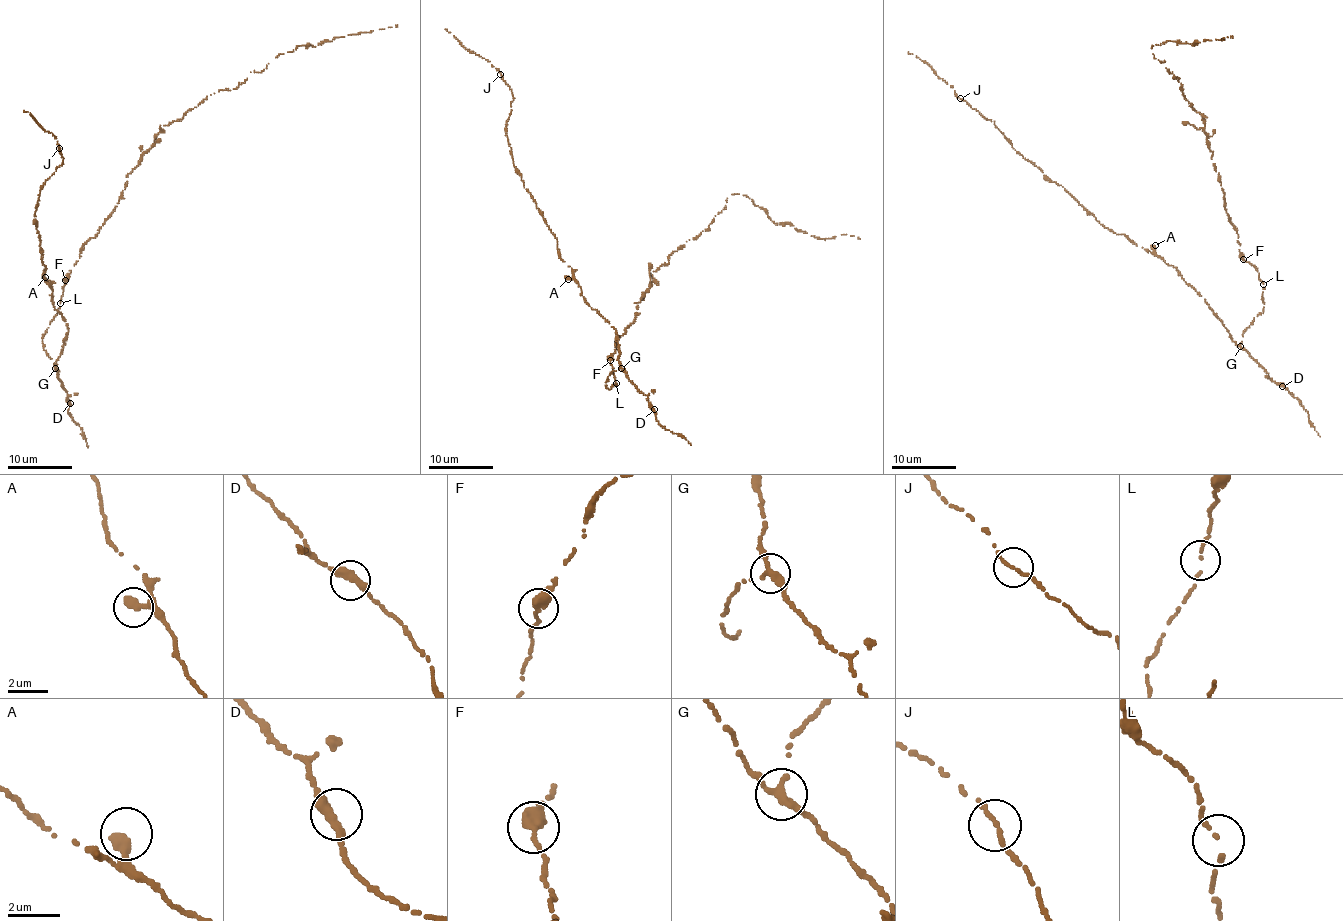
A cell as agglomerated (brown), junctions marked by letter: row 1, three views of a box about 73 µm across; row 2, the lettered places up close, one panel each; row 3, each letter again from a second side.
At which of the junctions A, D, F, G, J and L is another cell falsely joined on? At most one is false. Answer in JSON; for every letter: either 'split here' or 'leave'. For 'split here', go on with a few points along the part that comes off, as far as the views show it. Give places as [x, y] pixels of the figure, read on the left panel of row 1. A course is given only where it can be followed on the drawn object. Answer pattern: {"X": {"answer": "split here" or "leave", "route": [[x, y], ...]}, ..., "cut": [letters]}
{"A": {"answer": "leave"}, "D": {"answer": "leave"}, "F": {"answer": "leave"}, "G": {"answer": "leave"}, "J": {"answer": "leave"}, "L": {"answer": "leave"}, "cut": []}

